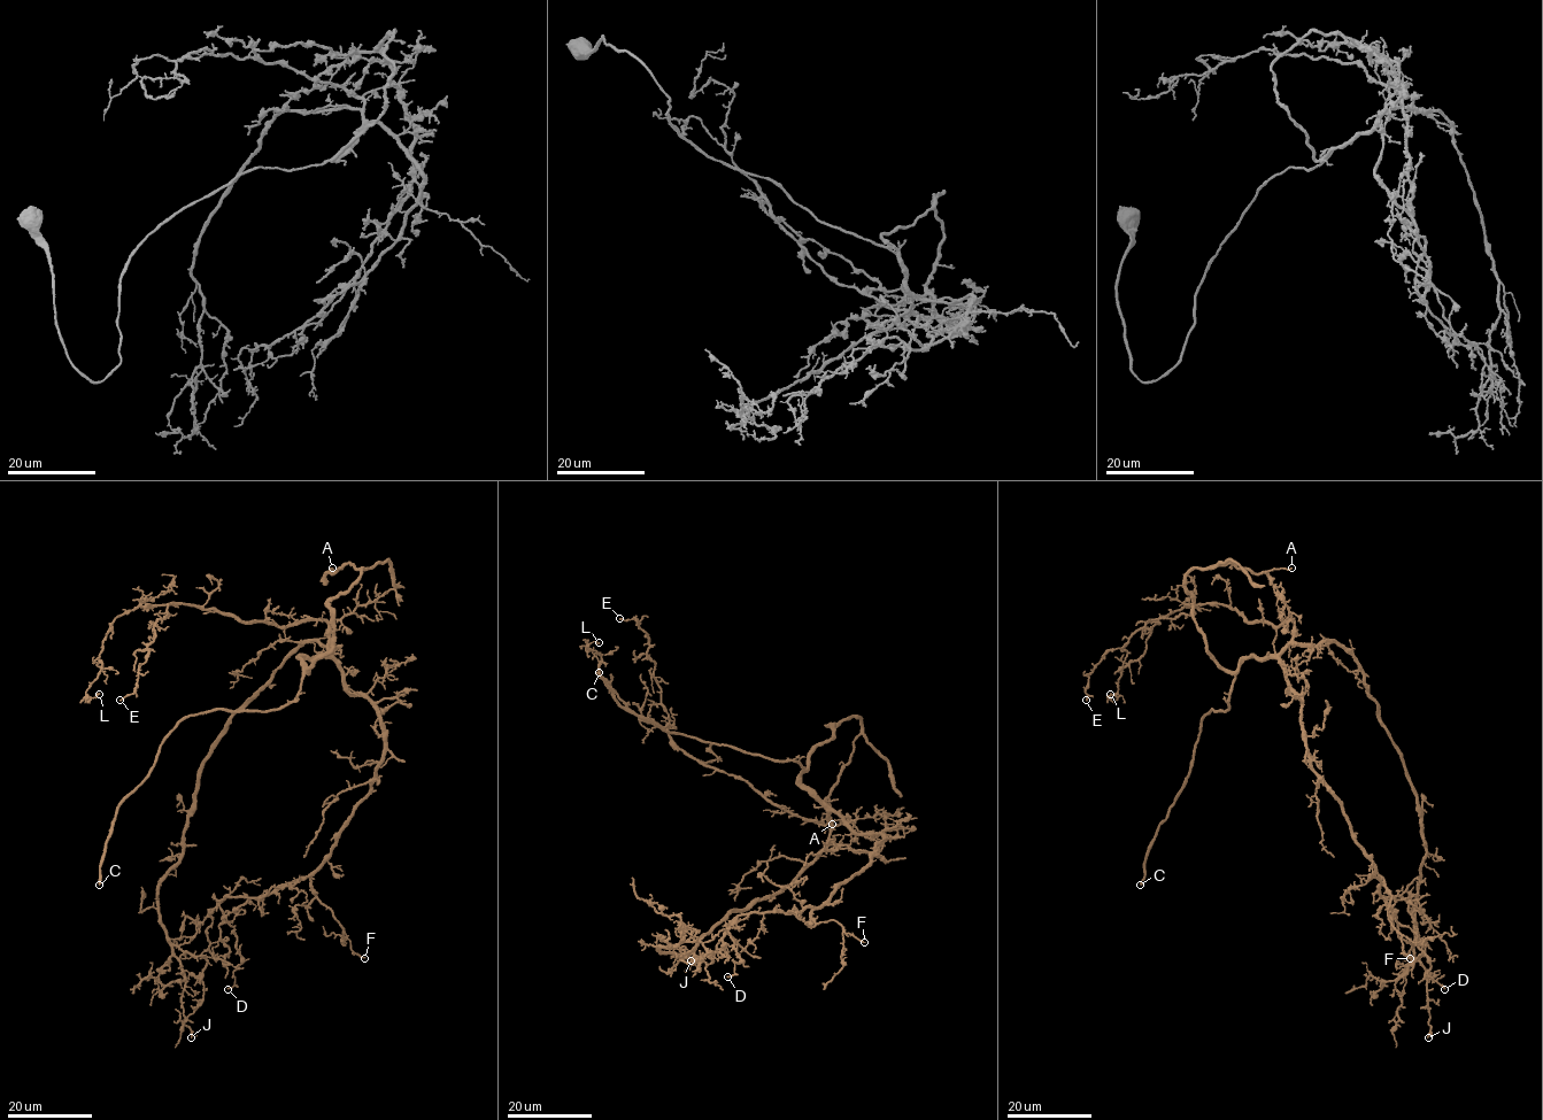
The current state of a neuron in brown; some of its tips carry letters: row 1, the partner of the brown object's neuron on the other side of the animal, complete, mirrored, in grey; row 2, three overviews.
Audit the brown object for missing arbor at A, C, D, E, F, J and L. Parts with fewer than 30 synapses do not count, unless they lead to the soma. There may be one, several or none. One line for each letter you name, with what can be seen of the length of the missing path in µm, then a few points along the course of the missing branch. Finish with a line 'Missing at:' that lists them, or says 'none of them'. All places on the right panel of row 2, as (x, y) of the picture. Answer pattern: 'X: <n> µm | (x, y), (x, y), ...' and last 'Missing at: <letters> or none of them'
C: 60 µm | (1140, 885), (1134, 906), (1117, 937), (1109, 945), (1100, 944), (1092, 933), (1092, 883), (1124, 858)
Missing at: C

